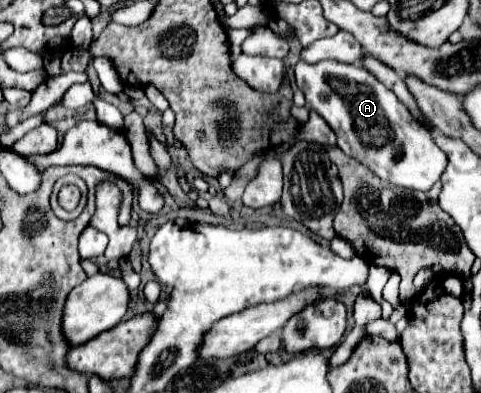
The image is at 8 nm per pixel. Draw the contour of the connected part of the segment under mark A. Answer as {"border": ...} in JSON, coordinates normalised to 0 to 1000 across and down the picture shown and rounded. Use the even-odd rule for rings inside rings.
{"border":[[[678,150],[678,155],[661,155],[653,165],[624,155],[624,160],[615,160],[611,186],[615,186],[620,226],[636,242],[636,262],[644,267],[644,277],[653,277],[657,288],[665,288],[678,303],[678,313],[690,323],[690,333],[703,349],[703,374],[723,399],[736,399],[740,410],[748,410],[753,420],[773,430],[790,455],[832,471],[832,476],[844,476],[844,481],[881,486],[881,481],[894,481],[915,455],[915,445],[927,425],[923,384],[915,384],[915,374],[906,374],[894,333],[886,323],[877,323],[852,293],[852,282],[844,277],[840,262],[827,257],[819,232],[798,221],[761,176],[753,176],[748,165],[703,160],[703,155]]]}

